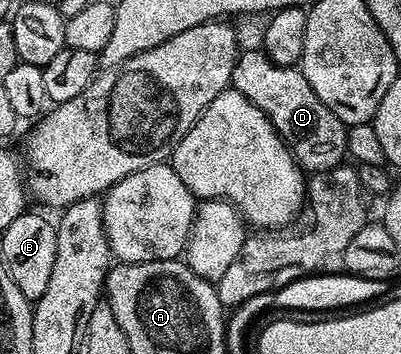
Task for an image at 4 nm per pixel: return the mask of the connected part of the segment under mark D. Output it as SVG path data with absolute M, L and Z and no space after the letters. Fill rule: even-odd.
M259 48L248 49L239 54L232 72L231 88L237 89L258 111L270 119L272 126L278 131L280 138L287 143L292 157L311 175L332 169L336 165L345 164L348 157L346 135L348 130L344 122L314 95L314 87L306 83L299 68L290 65L278 65L271 61Z

